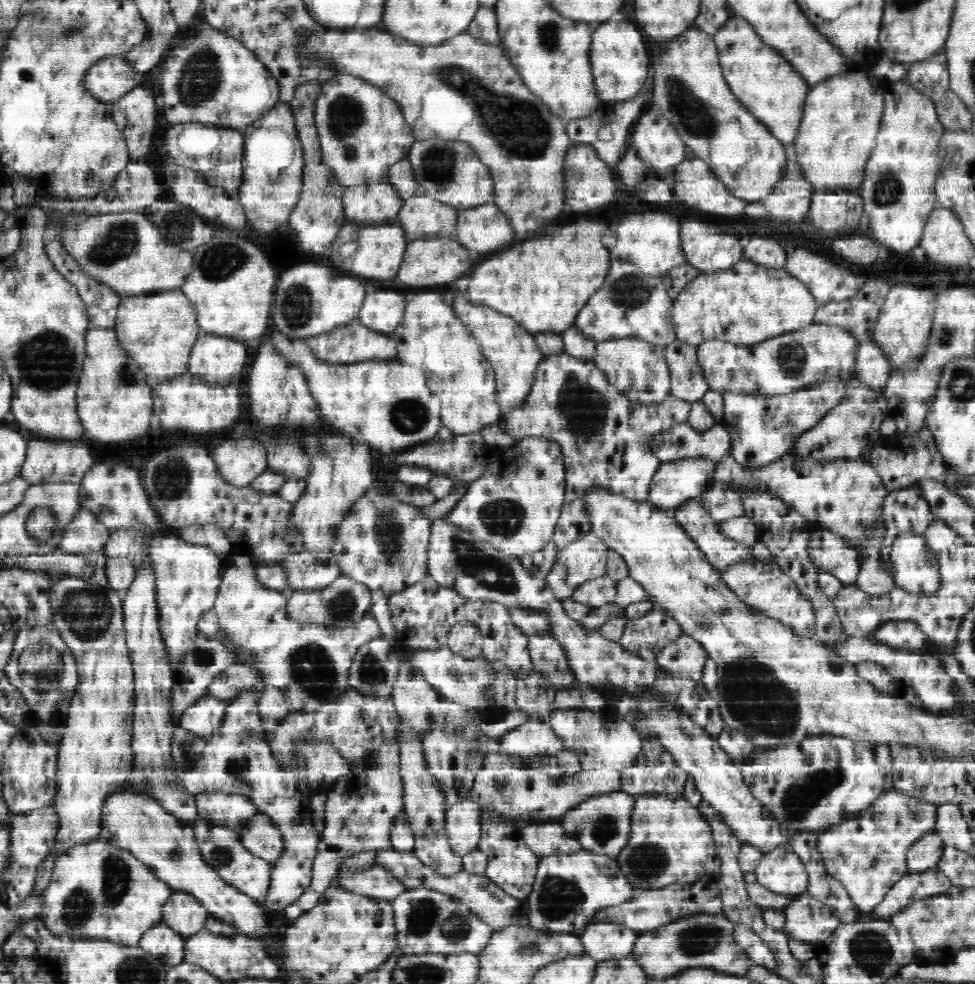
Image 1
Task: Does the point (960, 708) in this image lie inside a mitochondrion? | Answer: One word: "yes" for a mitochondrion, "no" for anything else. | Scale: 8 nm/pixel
no

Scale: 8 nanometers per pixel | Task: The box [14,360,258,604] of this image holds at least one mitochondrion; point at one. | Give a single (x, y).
(170, 485)

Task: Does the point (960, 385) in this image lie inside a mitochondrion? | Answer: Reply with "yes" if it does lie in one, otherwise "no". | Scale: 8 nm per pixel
yes

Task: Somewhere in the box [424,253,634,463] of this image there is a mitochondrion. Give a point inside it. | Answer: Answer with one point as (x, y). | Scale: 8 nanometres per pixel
(581, 406)

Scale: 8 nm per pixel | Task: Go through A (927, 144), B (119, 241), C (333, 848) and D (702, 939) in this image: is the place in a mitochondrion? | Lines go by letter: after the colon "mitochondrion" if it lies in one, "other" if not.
A: other
B: mitochondrion
C: other
D: mitochondrion

